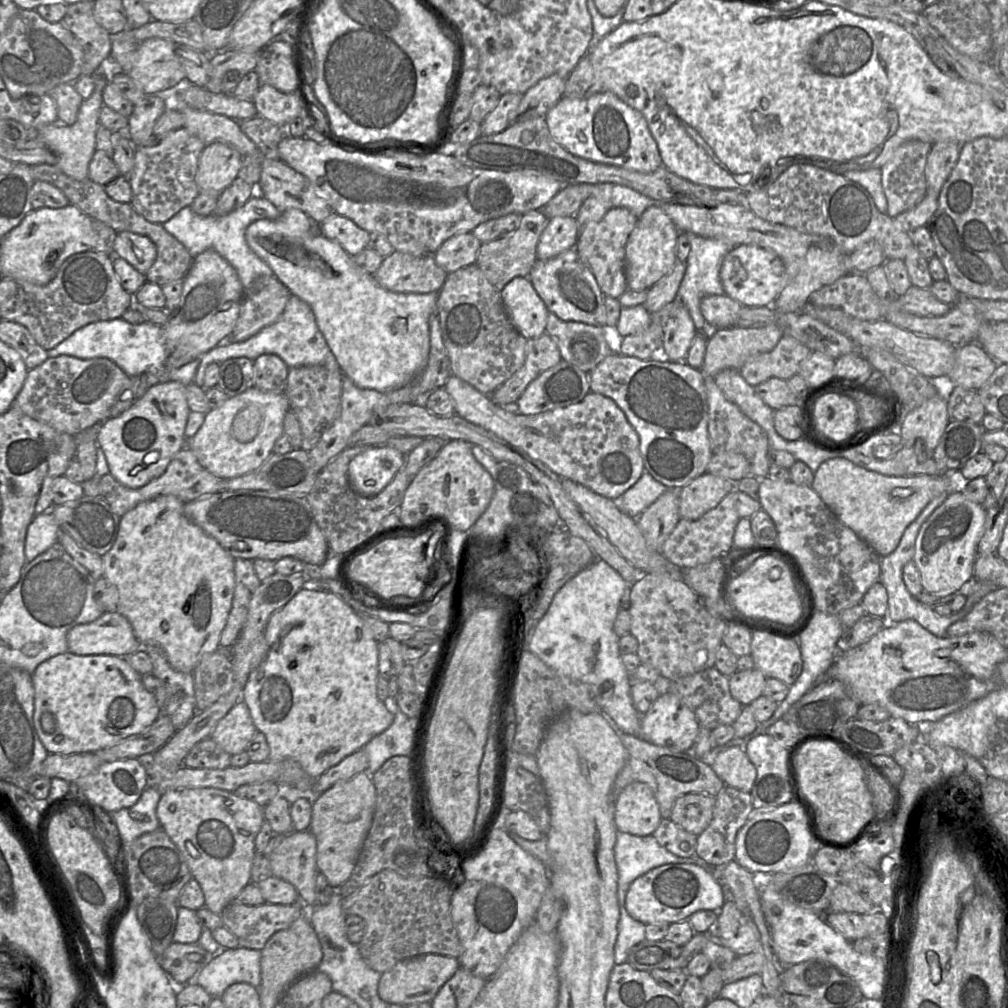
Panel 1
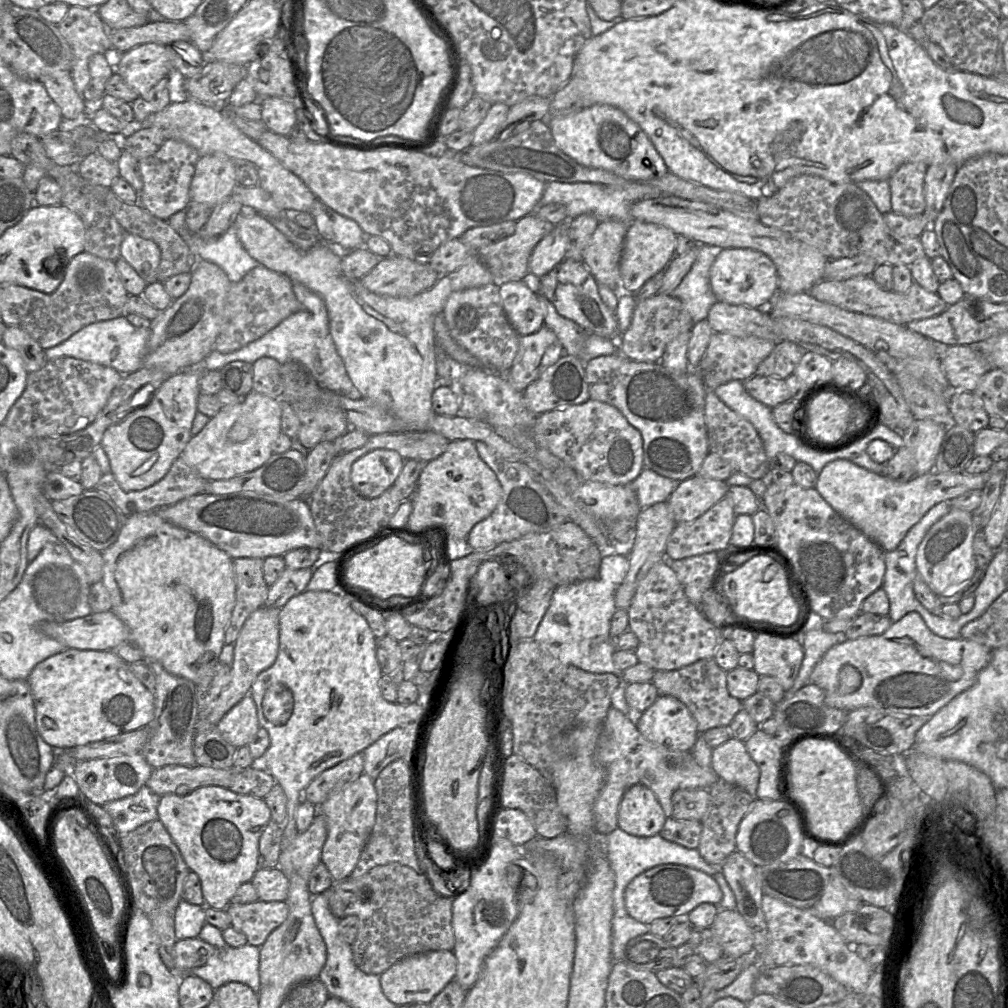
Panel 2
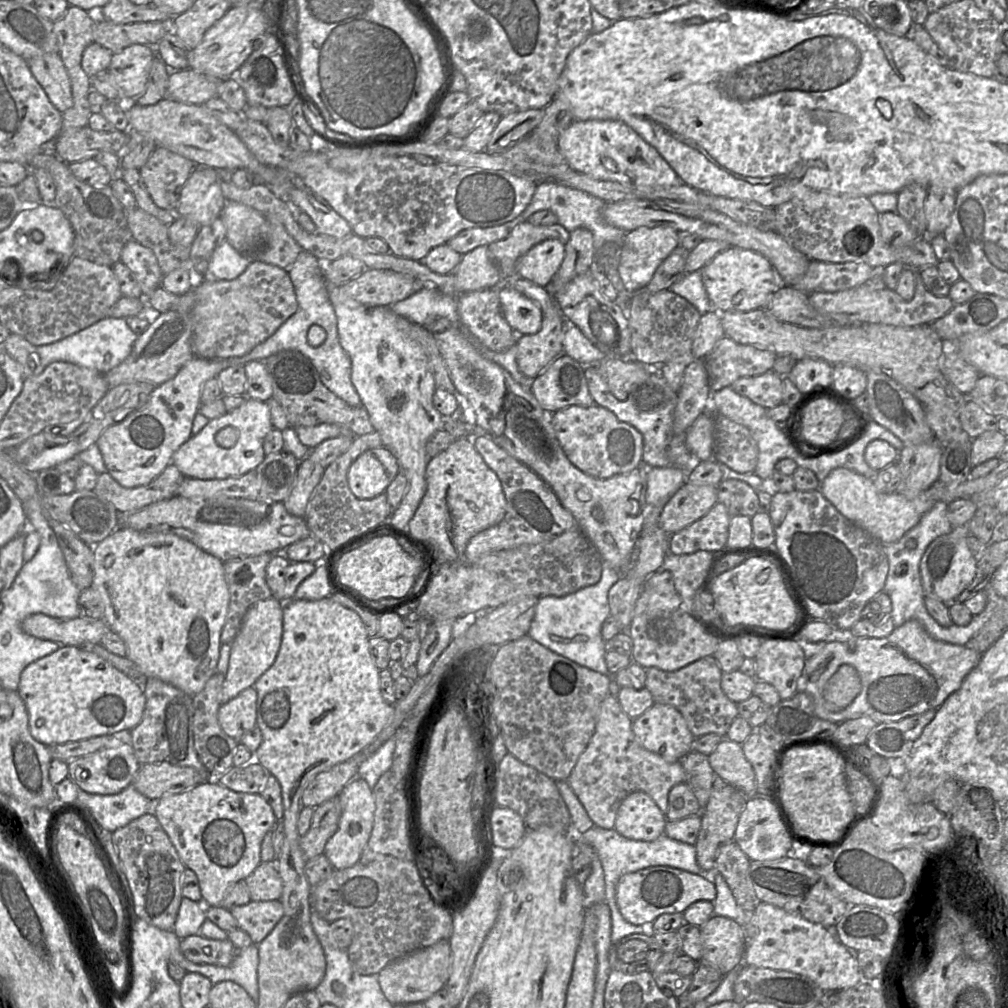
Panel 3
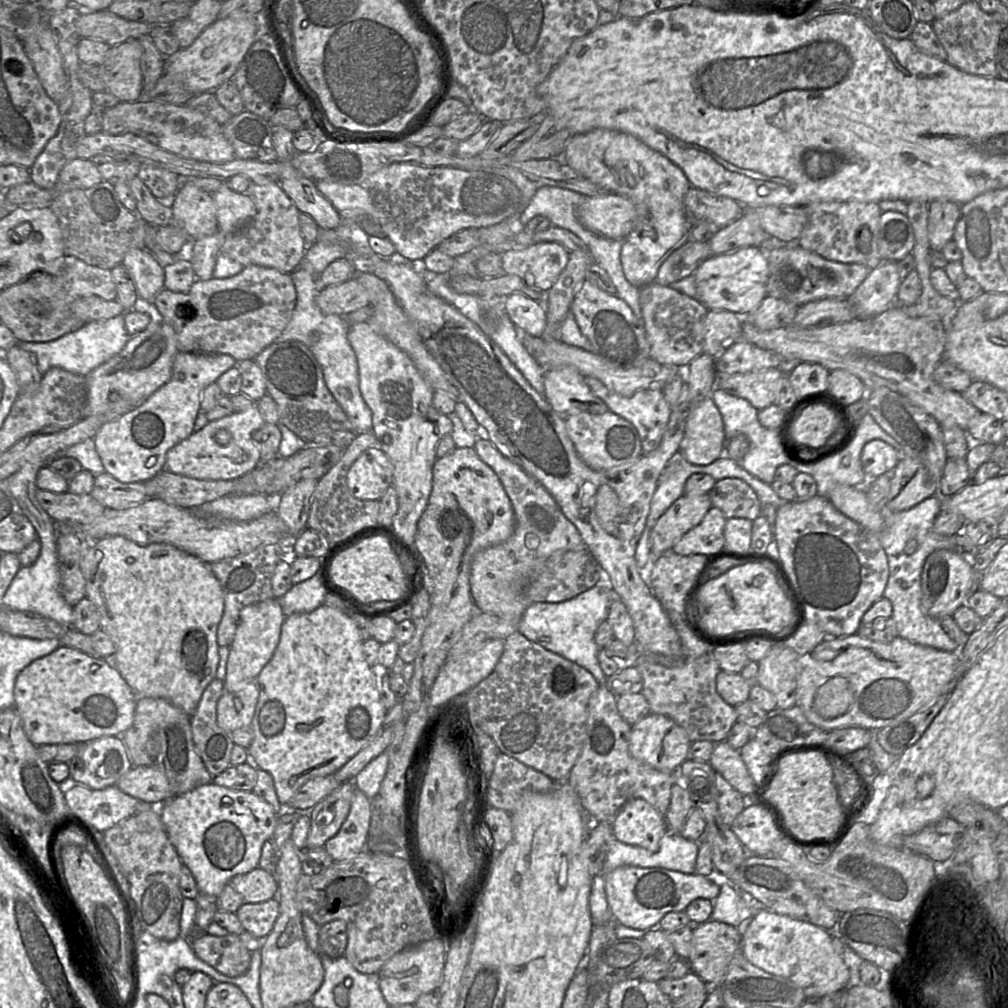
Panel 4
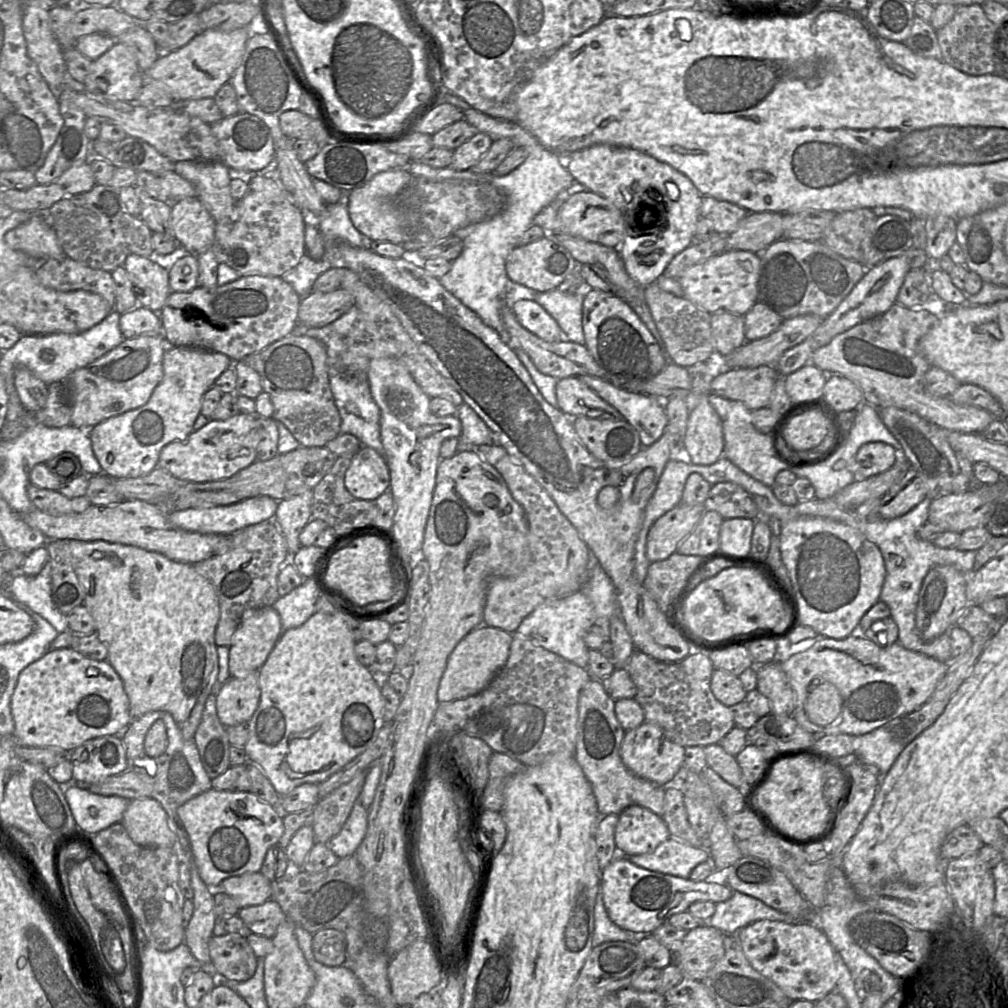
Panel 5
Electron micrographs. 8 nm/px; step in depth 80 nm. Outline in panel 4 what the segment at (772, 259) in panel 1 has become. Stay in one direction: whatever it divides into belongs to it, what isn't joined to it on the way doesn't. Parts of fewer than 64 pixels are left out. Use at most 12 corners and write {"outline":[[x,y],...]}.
{"outline":[[766,253],[711,255],[693,273],[708,310],[750,315],[767,296]]}

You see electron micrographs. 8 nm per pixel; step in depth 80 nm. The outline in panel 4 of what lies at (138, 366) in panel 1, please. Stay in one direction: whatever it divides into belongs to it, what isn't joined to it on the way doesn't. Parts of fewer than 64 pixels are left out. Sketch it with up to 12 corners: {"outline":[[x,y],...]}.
{"outline":[[123,315],[85,323],[48,342],[18,342],[41,374],[86,376],[130,335]]}

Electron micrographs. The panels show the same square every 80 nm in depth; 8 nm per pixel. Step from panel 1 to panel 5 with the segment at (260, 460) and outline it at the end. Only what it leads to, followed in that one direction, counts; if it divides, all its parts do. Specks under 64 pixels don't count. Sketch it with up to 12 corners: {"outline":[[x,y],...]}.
{"outline":[[257,414],[210,420],[165,445],[157,467],[187,482],[257,461]]}

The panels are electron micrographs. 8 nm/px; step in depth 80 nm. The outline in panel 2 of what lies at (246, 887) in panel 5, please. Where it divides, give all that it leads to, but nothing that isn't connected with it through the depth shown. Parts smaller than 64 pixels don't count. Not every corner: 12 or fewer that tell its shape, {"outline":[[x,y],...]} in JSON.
{"outline":[[260,867],[250,881],[259,900],[286,901],[289,879]]}

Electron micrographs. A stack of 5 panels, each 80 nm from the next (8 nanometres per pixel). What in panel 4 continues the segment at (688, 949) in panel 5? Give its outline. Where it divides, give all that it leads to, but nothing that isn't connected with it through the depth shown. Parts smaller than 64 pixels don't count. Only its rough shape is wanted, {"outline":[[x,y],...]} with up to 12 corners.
{"outline":[[712,919],[693,925],[691,971],[711,987],[741,949],[741,929]]}

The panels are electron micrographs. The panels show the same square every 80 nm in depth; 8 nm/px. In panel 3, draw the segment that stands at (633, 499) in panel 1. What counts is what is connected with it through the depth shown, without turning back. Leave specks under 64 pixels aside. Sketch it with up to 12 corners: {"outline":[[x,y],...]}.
{"outline":[[674,466],[649,467],[646,503],[661,508],[686,482]]}

